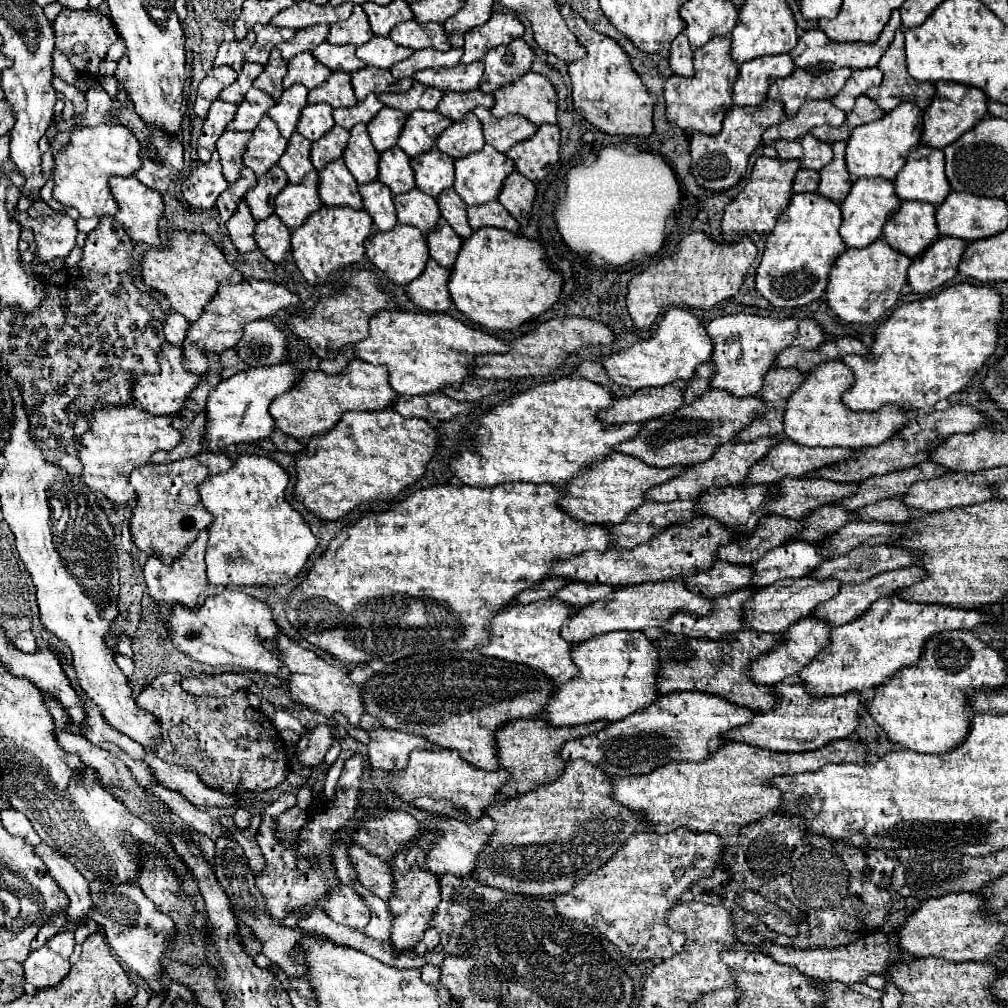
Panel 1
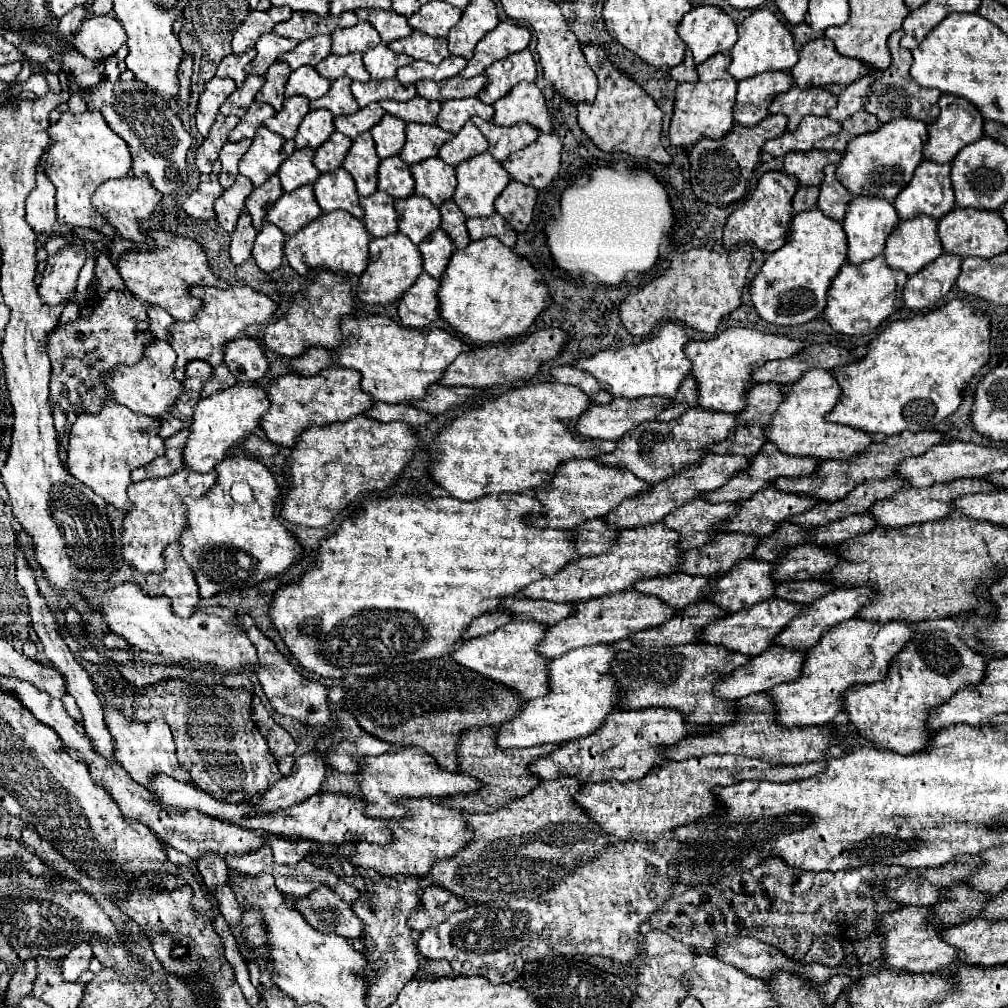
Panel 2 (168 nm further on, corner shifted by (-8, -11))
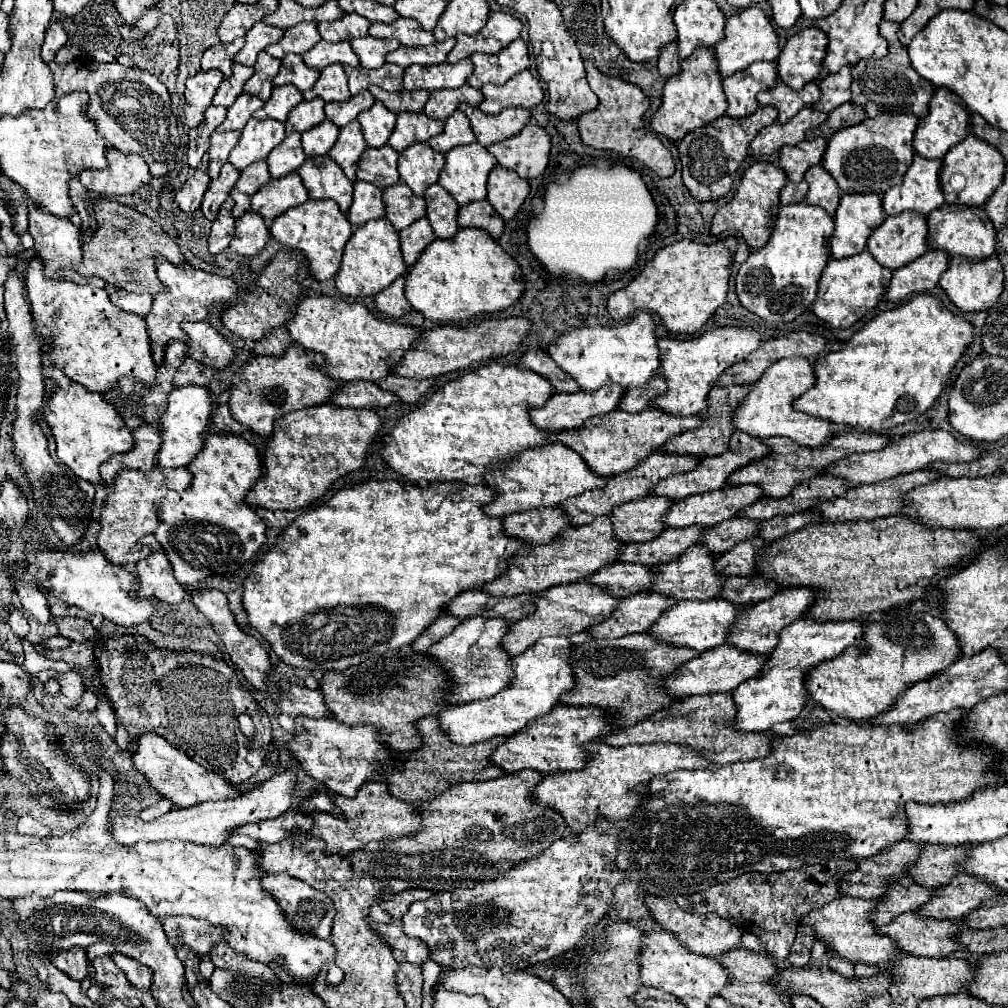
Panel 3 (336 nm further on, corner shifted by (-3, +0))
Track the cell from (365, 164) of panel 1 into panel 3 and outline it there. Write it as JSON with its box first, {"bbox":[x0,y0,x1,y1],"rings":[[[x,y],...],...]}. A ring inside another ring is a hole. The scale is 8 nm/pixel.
{"bbox":[328,120,368,182],"rings":[[[354,120],[354,122],[346,124],[344,128],[340,128],[340,138],[336,140],[336,144],[332,146],[328,156],[344,170],[348,180],[354,182],[360,156],[362,156],[362,152],[366,148],[368,148],[368,144],[366,144],[366,140],[362,136],[360,122]]]}

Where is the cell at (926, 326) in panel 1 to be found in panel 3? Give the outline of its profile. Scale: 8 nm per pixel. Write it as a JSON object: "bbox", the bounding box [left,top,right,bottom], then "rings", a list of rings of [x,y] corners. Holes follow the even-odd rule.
{"bbox":[794,294,974,432],"rings":[[[932,294],[912,296],[906,304],[886,310],[872,318],[862,330],[858,330],[844,350],[830,352],[816,360],[816,384],[802,398],[794,402],[794,408],[812,416],[832,420],[836,424],[850,424],[854,428],[886,432],[898,424],[912,422],[922,416],[950,384],[950,372],[960,356],[974,340],[974,326],[944,306],[944,302]]]}

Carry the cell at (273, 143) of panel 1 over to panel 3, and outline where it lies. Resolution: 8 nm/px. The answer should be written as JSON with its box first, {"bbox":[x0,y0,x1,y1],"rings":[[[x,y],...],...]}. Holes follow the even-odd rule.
{"bbox":[228,118,286,170],"rings":[[[250,118],[242,130],[240,142],[232,148],[228,162],[238,170],[244,170],[248,164],[266,160],[274,146],[286,138],[284,122],[278,120],[256,120]]]}

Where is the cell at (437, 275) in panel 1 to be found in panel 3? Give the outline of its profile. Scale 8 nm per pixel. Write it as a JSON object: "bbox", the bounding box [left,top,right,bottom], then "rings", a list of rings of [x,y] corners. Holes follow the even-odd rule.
{"bbox":[374,274,412,318],"rings":[[[406,274],[396,278],[396,282],[392,282],[386,290],[382,290],[380,294],[374,296],[378,310],[392,316],[392,318],[400,318],[404,314],[410,314],[412,306],[404,296],[404,288],[406,288]]]}

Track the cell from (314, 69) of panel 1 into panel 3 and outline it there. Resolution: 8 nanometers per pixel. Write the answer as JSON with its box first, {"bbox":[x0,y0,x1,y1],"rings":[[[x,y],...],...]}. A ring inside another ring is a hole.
{"bbox":[274,54,320,92],"rings":[[[288,54],[286,58],[282,58],[280,72],[274,78],[274,86],[294,84],[300,92],[304,92],[304,90],[310,90],[318,78],[320,78],[320,70],[314,70],[314,68],[306,66],[302,56]]]}

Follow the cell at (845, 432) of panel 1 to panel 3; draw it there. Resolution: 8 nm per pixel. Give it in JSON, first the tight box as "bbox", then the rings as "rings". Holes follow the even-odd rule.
{"bbox":[734,358,834,446],"rings":[[[782,358],[774,362],[764,376],[752,386],[750,394],[744,398],[740,408],[734,414],[736,430],[748,432],[756,438],[772,438],[784,436],[800,446],[824,446],[834,436],[834,422],[826,422],[822,418],[814,418],[810,414],[802,414],[794,410],[794,400],[800,398],[816,384],[816,372],[810,360],[806,358]]]}

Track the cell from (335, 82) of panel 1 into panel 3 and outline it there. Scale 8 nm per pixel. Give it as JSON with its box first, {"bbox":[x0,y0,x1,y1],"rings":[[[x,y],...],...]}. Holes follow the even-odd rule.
{"bbox":[304,64,350,102],"rings":[[[340,64],[326,66],[320,72],[320,78],[314,84],[314,88],[304,92],[304,100],[324,98],[326,102],[344,102],[350,98],[350,90],[348,90],[346,82],[348,82],[348,78],[344,74],[344,66],[340,66]]]}

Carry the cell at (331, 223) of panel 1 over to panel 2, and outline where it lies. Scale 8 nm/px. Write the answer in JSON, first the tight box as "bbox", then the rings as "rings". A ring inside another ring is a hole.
{"bbox":[283,211,369,277],"rings":[[[343,211],[321,213],[315,221],[305,225],[301,231],[285,239],[283,253],[289,265],[303,277],[309,277],[315,269],[329,269],[329,271],[343,271],[347,275],[361,275],[367,267],[367,245],[369,233],[365,225]]]}

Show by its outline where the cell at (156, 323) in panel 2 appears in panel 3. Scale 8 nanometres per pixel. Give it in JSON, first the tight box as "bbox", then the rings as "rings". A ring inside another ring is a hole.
{"bbox":[110,290,152,316],"rings":[[[116,290],[114,294],[110,294],[110,300],[124,312],[134,312],[138,316],[146,316],[150,312],[150,302],[152,296],[144,296],[144,294],[132,294],[126,290]]]}

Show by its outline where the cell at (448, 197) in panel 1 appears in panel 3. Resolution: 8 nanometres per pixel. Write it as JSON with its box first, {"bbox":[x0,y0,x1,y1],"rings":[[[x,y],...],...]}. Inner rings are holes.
{"bbox":[426,184,460,238],"rings":[[[432,184],[426,194],[426,218],[432,224],[432,230],[438,238],[452,238],[460,226],[458,226],[458,202],[440,186]]]}

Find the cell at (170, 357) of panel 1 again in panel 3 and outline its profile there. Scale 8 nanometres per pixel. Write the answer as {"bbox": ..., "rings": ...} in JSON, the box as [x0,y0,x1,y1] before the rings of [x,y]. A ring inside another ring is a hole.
{"bbox":[26,258,158,392],"rings":[[[32,258],[28,270],[26,270],[26,290],[28,290],[28,302],[36,320],[36,330],[44,338],[54,338],[52,342],[52,362],[74,382],[86,386],[92,392],[110,392],[118,386],[120,378],[136,378],[142,380],[142,384],[152,386],[158,376],[158,366],[154,364],[152,350],[150,350],[150,336],[146,330],[146,322],[130,312],[120,310],[114,306],[102,288],[94,286],[80,286],[74,282],[68,282],[64,278],[46,278],[44,276],[44,262],[40,258]]]}

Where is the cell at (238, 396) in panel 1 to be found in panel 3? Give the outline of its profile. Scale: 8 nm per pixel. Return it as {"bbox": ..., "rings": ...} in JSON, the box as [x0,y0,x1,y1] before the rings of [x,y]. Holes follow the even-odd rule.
{"bbox":[158,386,220,468],"rings":[[[184,386],[184,388],[172,390],[168,396],[168,408],[158,422],[164,430],[164,436],[162,436],[164,444],[158,452],[158,464],[164,468],[188,466],[192,458],[198,456],[198,452],[202,450],[210,418],[218,406],[220,402],[206,386]]]}

